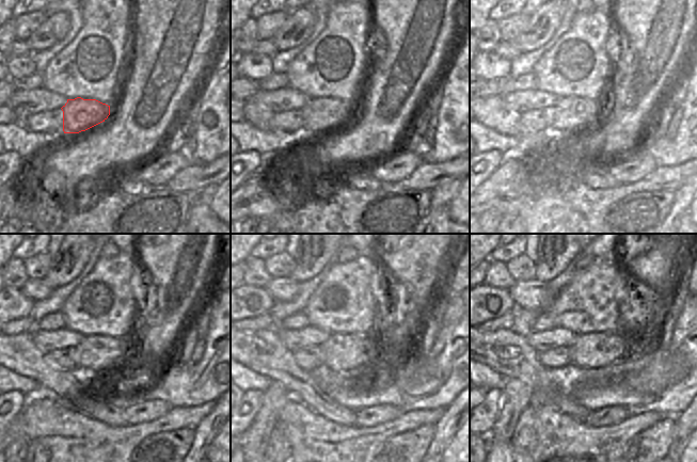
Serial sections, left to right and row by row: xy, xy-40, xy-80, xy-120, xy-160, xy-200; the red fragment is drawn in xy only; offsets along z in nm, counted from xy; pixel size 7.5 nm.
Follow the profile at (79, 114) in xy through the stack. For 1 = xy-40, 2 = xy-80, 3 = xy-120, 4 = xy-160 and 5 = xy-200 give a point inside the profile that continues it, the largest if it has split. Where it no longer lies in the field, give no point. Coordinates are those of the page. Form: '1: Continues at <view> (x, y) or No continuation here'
1: Continues at xy-40 (320, 114)
2: Continues at xy-80 (569, 114)
3: Continues at xy-120 (100, 353)
4: Continues at xy-160 (346, 353)
5: Continues at xy-200 (597, 349)

